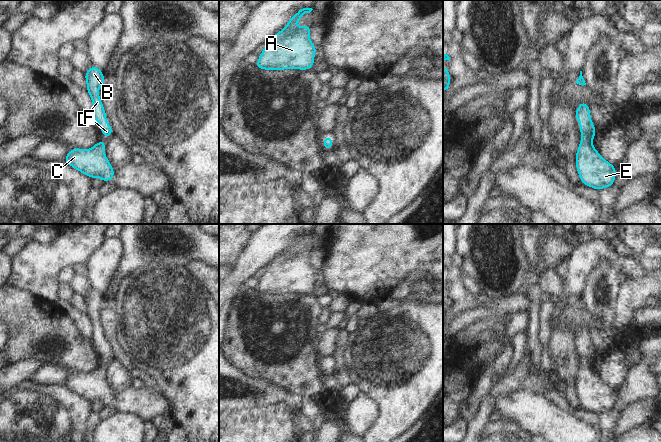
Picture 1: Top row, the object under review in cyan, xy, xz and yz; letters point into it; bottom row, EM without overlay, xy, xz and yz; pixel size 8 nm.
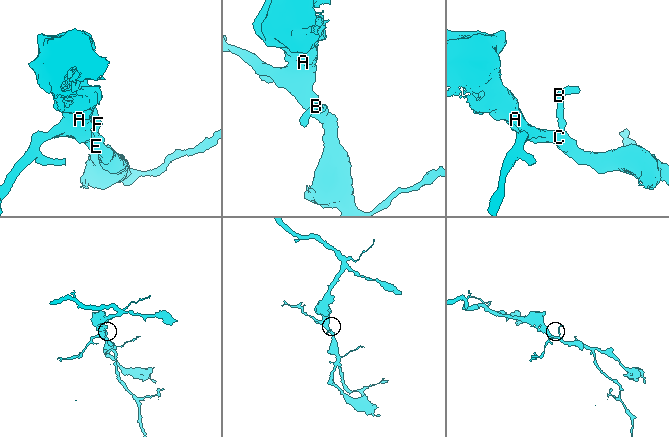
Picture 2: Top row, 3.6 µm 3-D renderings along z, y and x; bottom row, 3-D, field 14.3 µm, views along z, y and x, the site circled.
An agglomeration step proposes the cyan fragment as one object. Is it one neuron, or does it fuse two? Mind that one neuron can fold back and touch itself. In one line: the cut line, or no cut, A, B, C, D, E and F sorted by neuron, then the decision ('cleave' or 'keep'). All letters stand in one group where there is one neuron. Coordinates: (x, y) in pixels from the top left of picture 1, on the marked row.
cut none; groups A B C D E F; keep

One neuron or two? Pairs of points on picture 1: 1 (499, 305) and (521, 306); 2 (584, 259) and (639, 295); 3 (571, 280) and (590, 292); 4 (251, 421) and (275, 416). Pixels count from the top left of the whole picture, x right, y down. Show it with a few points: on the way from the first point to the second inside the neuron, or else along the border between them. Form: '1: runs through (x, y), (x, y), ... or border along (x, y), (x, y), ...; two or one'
1: runs through (504, 305), (516, 305); one
2: border along (643, 275), (637, 278), (628, 278), (621, 284); two
3: border along (594, 266), (587, 276), (581, 294); two
4: runs through (257, 421), (269, 421); one

